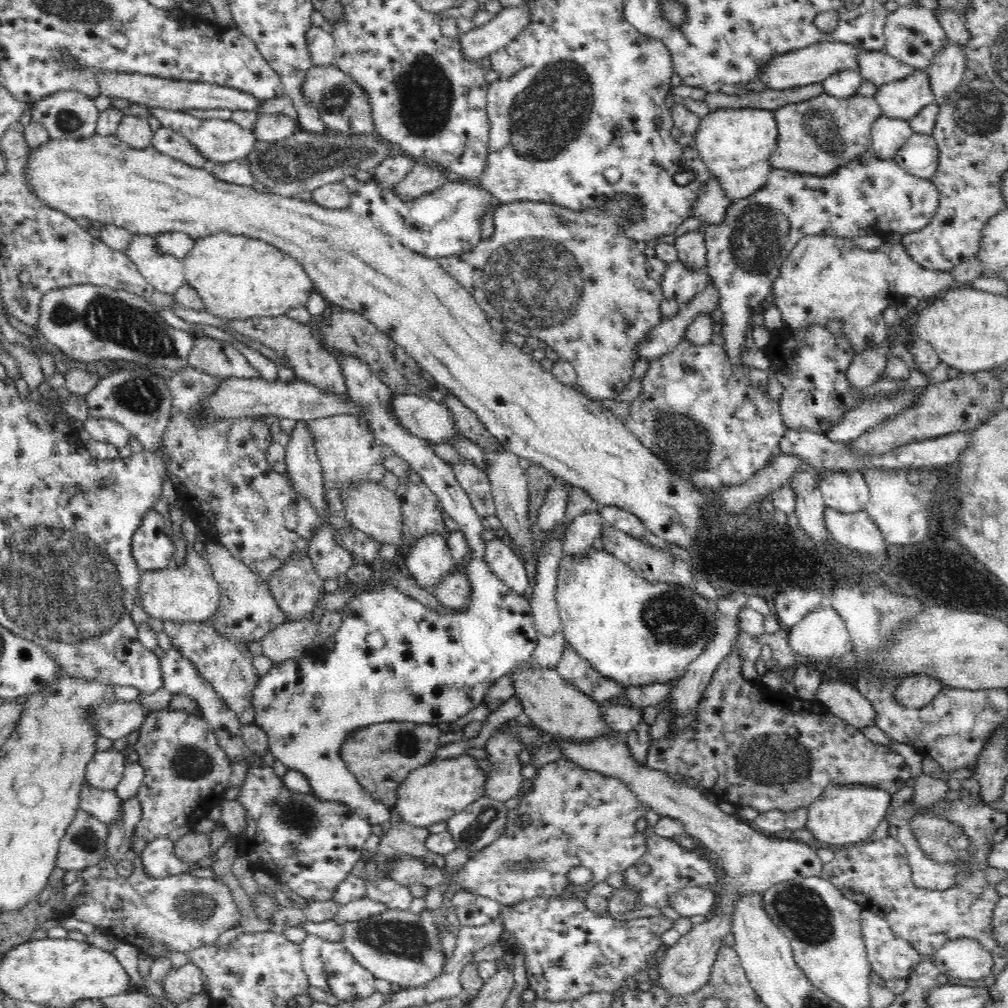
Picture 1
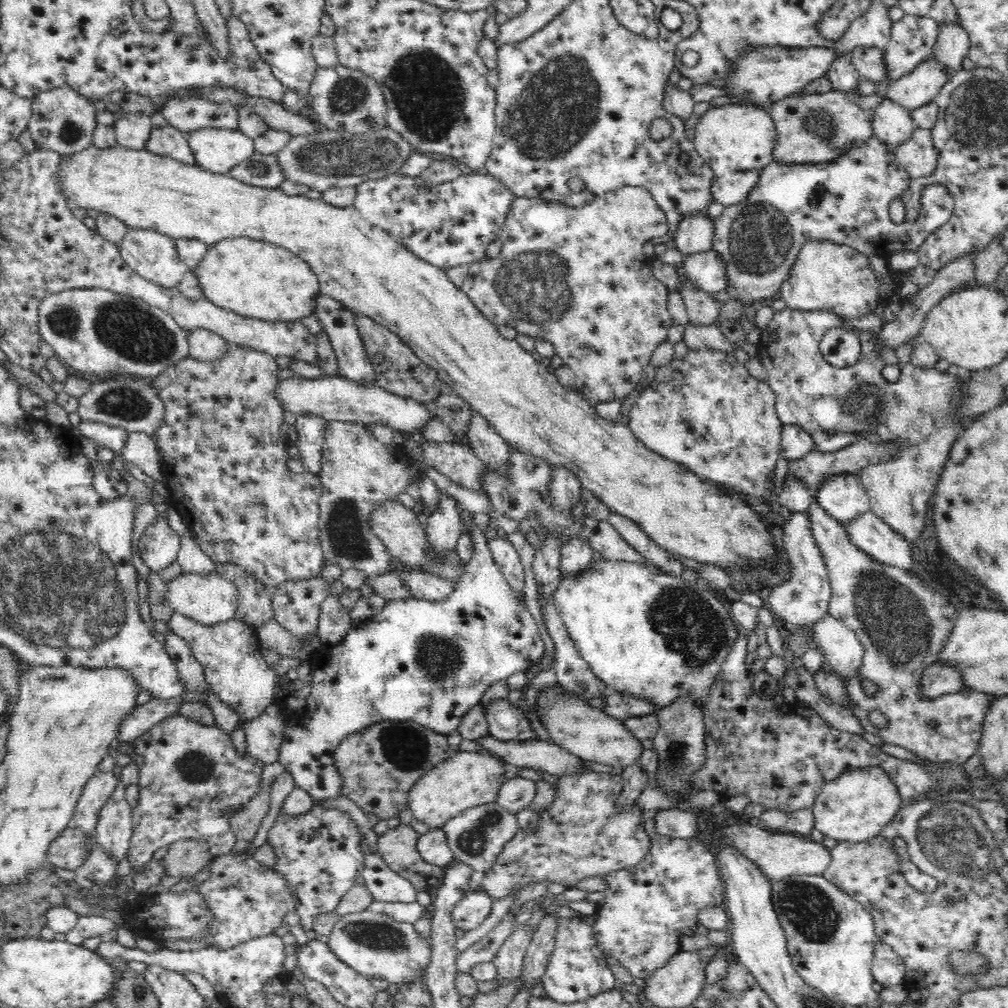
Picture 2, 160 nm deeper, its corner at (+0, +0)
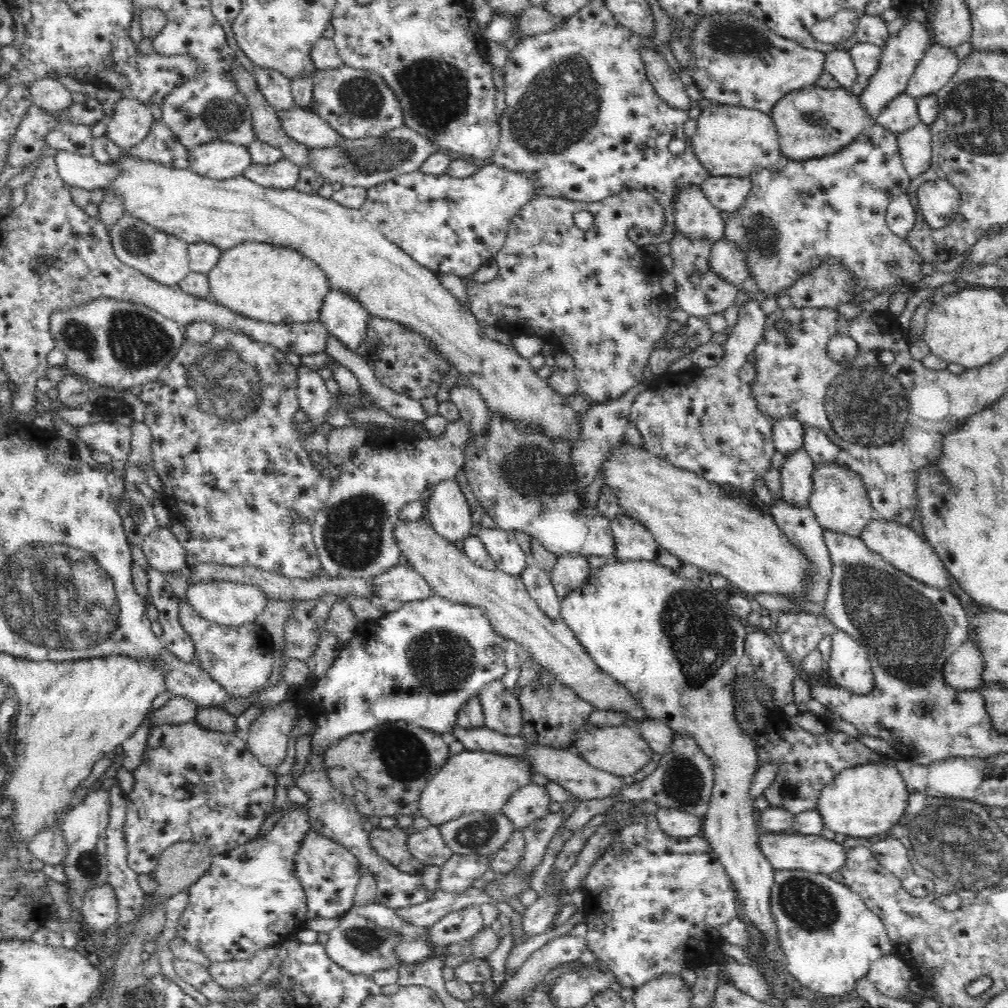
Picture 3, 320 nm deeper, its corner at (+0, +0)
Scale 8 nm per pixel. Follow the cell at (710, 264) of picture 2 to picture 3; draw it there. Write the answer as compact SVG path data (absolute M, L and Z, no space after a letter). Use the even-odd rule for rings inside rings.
M723 238L710 247L709 271L734 287L745 283L748 277L745 256Z

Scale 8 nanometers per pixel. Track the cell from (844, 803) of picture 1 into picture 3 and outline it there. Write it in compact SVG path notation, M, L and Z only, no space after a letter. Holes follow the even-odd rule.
M869 763L845 769L835 776L822 789L817 809L826 830L847 837L869 839L881 832L890 831L901 819L908 801L909 792L895 766Z

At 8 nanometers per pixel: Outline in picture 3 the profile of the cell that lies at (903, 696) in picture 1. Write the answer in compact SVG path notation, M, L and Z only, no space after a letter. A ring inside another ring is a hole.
M967 639L956 652L947 656L942 667L942 678L954 691L970 691L982 685L981 672L981 652Z

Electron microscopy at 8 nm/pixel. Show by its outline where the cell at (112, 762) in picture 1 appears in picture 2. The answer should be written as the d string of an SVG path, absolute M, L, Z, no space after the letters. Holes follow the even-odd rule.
M96 771L86 783L77 802L77 811L74 812L72 825L78 826L82 831L88 831L96 838L95 822L99 808L107 802L111 794L114 794L119 782L114 772Z

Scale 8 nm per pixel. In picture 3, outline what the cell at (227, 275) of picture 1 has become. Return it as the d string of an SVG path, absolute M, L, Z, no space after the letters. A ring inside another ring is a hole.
M246 241L221 252L217 263L207 272L210 297L242 316L272 324L314 322L319 320L320 307L330 292L330 283L322 269L312 260L288 247L272 243Z

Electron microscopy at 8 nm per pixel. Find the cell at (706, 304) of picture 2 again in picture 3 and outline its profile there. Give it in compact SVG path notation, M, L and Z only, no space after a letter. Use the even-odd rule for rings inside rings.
M676 230L676 236L669 242L673 258L672 274L676 280L674 298L677 306L689 315L706 319L708 316L720 314L728 310L734 303L739 287L720 280L713 272L709 271L710 247L714 242L709 240L688 240Z

